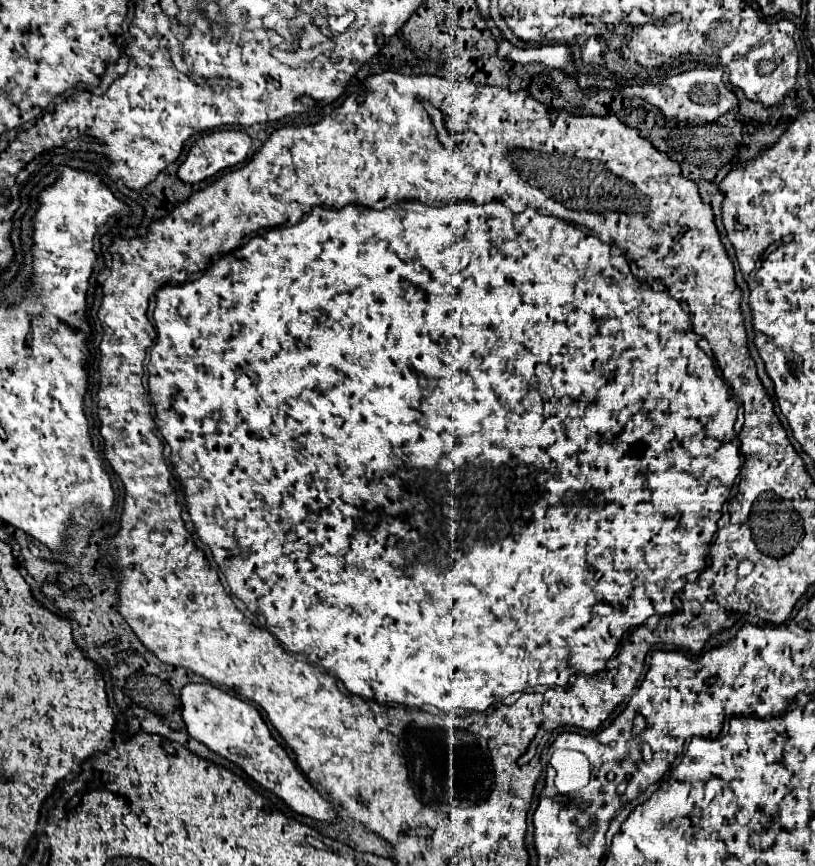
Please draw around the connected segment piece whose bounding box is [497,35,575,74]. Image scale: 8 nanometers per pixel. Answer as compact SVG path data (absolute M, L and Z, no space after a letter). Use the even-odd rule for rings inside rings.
M501 35L497 38L498 44L501 42L499 54L501 58L509 59L515 63L522 65L531 64L531 62L541 62L547 68L561 68L573 74L575 66L573 66L573 54L569 50L567 44L555 44L555 46L527 46L527 48L519 48L509 44Z

